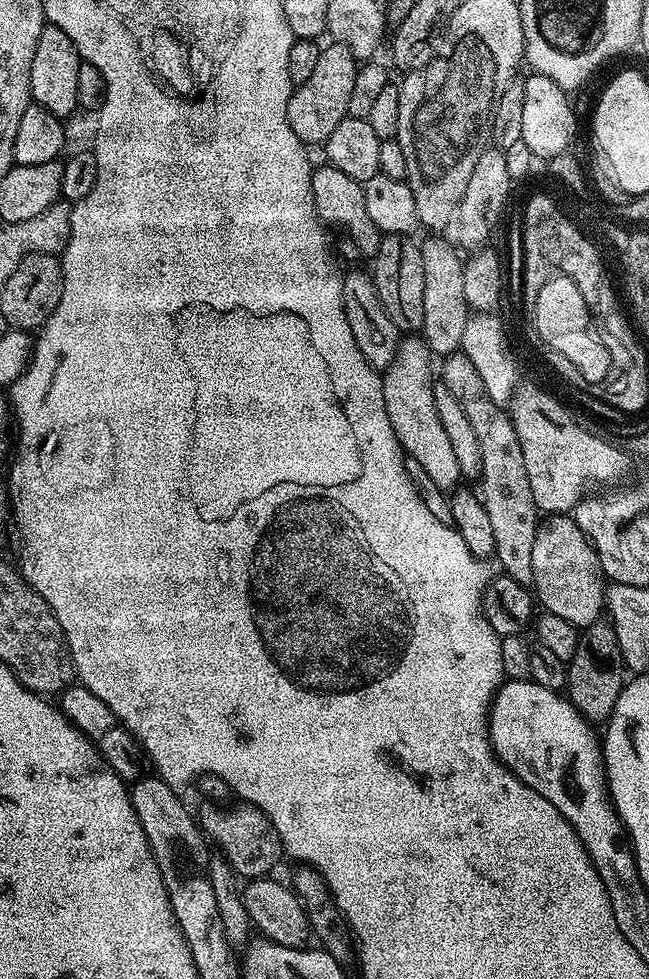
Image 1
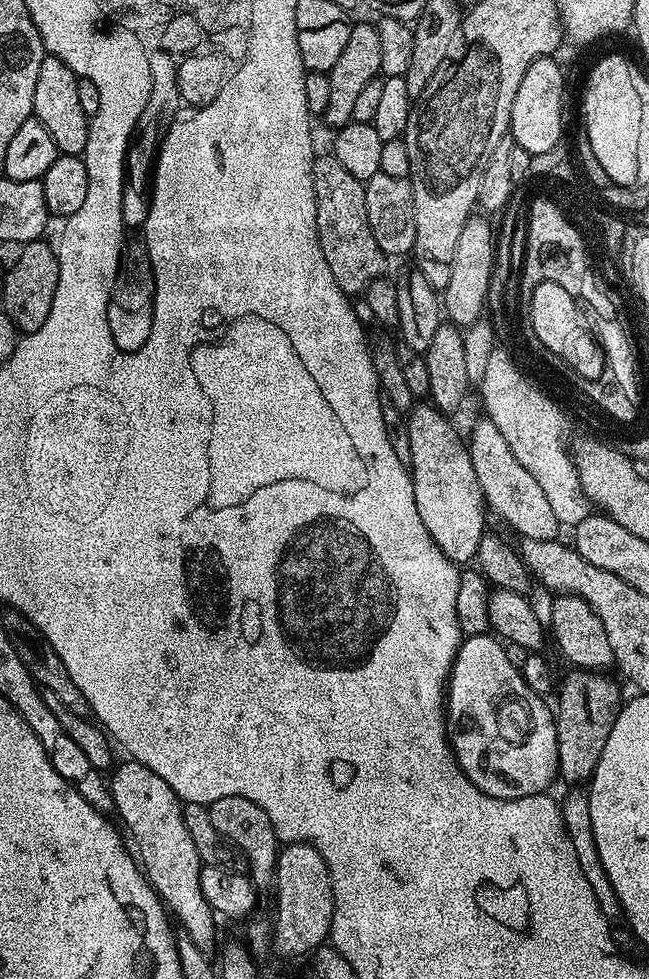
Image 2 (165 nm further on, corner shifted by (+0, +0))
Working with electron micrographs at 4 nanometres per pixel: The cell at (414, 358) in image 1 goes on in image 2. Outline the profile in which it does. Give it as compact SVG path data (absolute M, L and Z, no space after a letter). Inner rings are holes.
M417 403L412 411L407 413L406 431L410 438L412 485L414 486L414 502L418 506L418 515L422 517L422 523L426 530L430 530L430 538L458 566L464 566L467 562L475 561L478 542L486 535L484 528L484 512L486 503L482 490L479 488L478 477L474 472L474 463L471 461L469 445L465 437L456 433L456 428L451 424L449 417L431 403Z

